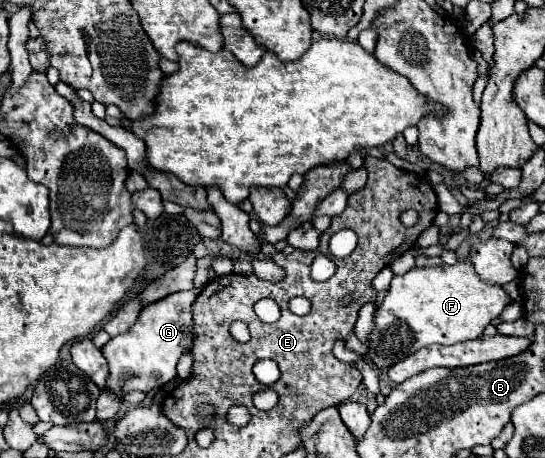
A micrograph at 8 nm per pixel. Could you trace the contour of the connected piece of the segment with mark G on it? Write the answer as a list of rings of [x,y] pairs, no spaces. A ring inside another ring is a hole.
[[[185,290],[177,292],[161,302],[155,302],[153,306],[145,306],[135,322],[135,326],[121,334],[111,338],[103,346],[103,356],[109,362],[109,390],[117,396],[131,390],[149,392],[153,388],[159,388],[175,378],[175,366],[179,358],[187,352],[187,348],[193,344],[193,312],[191,304],[195,302],[199,290]]]

